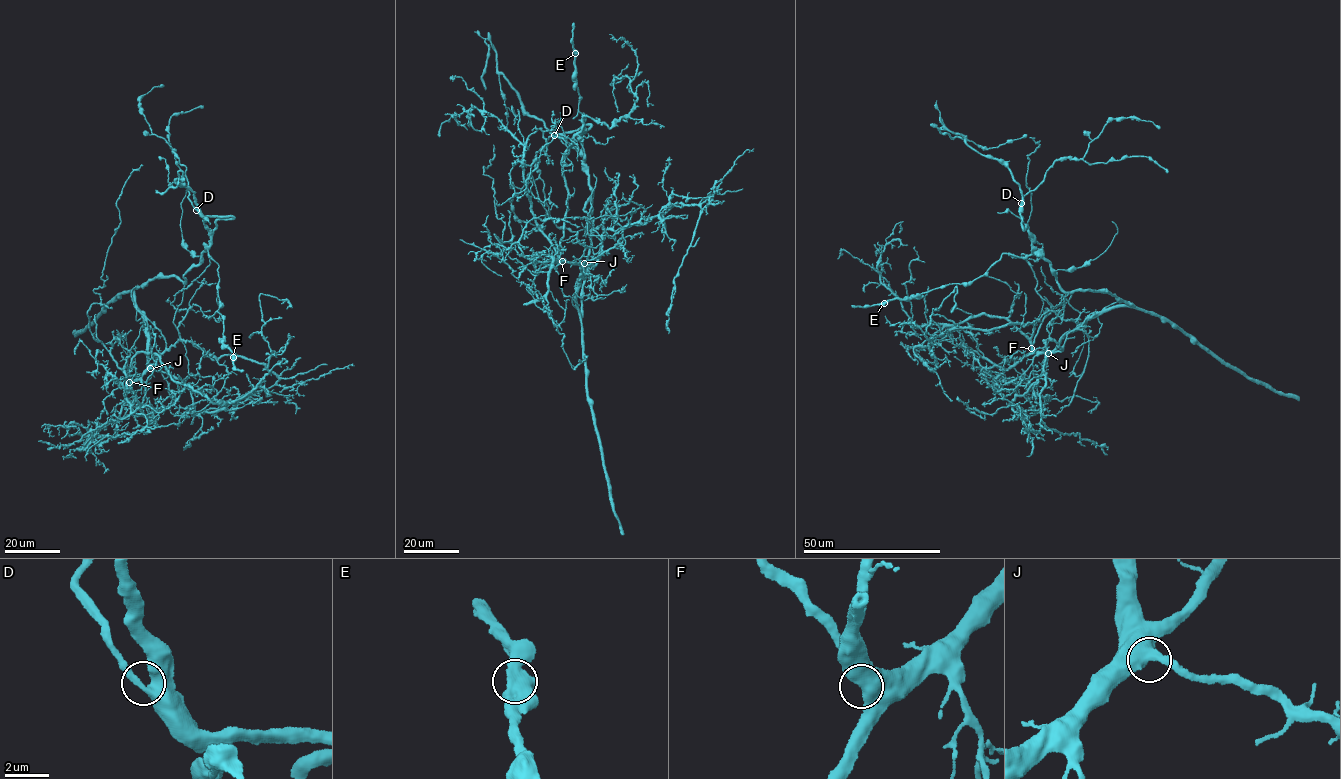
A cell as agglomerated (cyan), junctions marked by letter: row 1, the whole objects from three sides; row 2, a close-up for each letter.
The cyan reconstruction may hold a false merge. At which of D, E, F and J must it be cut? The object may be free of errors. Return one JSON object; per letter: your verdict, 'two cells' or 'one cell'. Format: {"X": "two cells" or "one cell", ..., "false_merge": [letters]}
{"D": "one cell", "E": "two cells", "F": "one cell", "J": "one cell", "false_merge": ["E"]}

